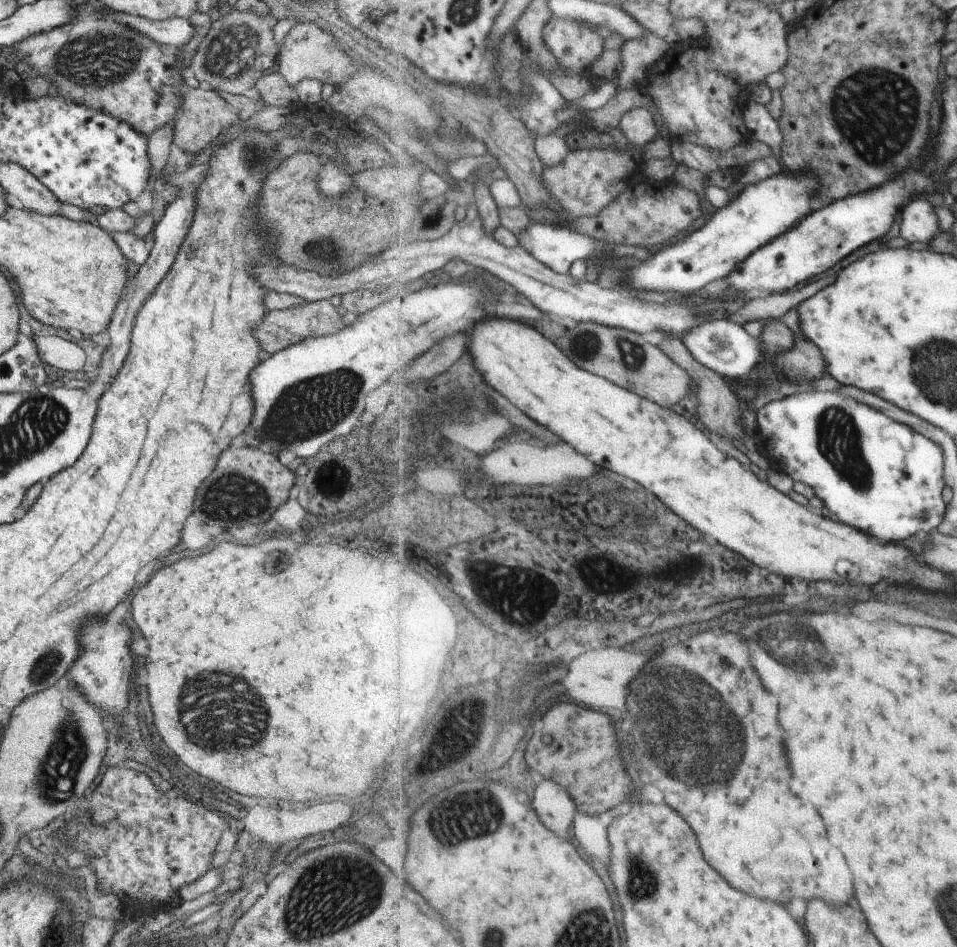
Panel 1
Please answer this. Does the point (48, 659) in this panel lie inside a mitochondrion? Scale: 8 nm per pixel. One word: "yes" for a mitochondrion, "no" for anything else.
yes

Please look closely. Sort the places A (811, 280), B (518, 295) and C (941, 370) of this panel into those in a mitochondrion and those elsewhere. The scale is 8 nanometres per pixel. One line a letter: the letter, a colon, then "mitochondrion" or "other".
A: other
B: other
C: mitochondrion

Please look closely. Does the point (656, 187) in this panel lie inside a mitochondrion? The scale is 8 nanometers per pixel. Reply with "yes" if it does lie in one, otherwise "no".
no

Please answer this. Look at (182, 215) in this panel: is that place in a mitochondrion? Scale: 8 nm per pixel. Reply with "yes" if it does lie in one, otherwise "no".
no

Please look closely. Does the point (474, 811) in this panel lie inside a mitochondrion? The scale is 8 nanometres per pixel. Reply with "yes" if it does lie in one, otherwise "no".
yes

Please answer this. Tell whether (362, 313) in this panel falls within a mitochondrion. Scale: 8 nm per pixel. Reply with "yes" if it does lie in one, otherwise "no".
no

